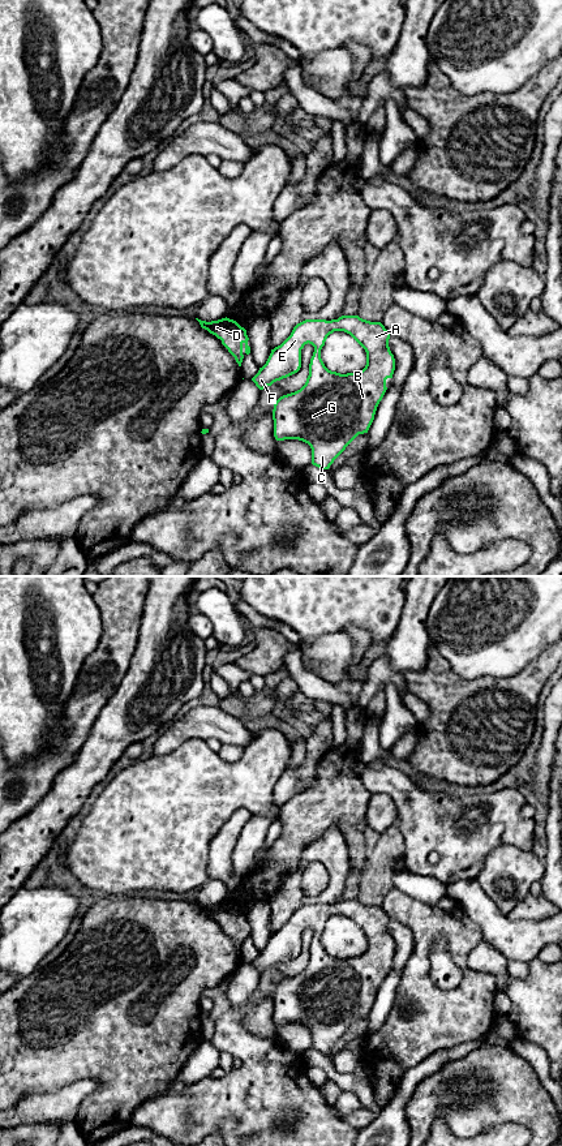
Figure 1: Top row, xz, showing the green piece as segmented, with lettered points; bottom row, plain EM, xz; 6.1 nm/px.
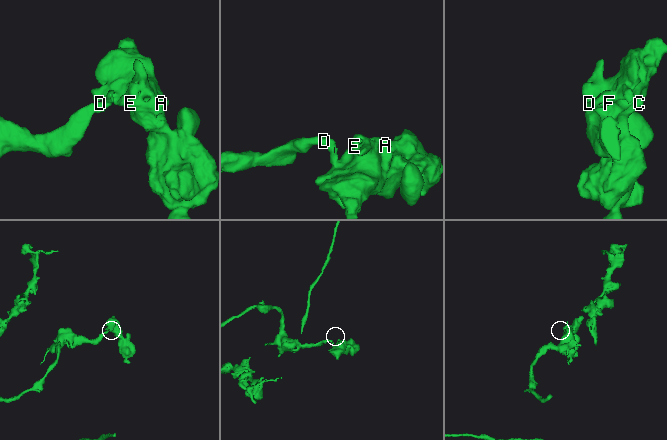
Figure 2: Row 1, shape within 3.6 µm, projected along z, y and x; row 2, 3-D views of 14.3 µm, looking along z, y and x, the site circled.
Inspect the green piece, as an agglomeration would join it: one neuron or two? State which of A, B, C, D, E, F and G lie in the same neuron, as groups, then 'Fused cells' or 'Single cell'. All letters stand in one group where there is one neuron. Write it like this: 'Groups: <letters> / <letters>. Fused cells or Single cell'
Groups: A B C D E F G. Single cell

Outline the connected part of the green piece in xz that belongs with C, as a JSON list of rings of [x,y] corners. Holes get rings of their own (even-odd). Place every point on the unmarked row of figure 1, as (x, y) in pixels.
[[[342,900],[338,904],[305,904],[297,907],[291,919],[271,933],[266,948],[252,962],[259,974],[274,966],[297,957],[301,952],[301,933],[305,928],[314,931],[305,969],[291,978],[280,980],[273,993],[274,1021],[276,1025],[299,1023],[312,1033],[312,1048],[329,1053],[334,1044],[359,1020],[368,1017],[387,971],[386,963],[392,962],[395,943],[389,931],[390,917],[381,906],[370,906],[359,900]],[[330,918],[349,918],[366,936],[366,949],[360,956],[340,958],[329,954],[321,933]]]

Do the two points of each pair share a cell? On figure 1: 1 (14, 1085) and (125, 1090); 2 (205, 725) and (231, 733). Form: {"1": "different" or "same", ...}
{"1": "same", "2": "same"}

